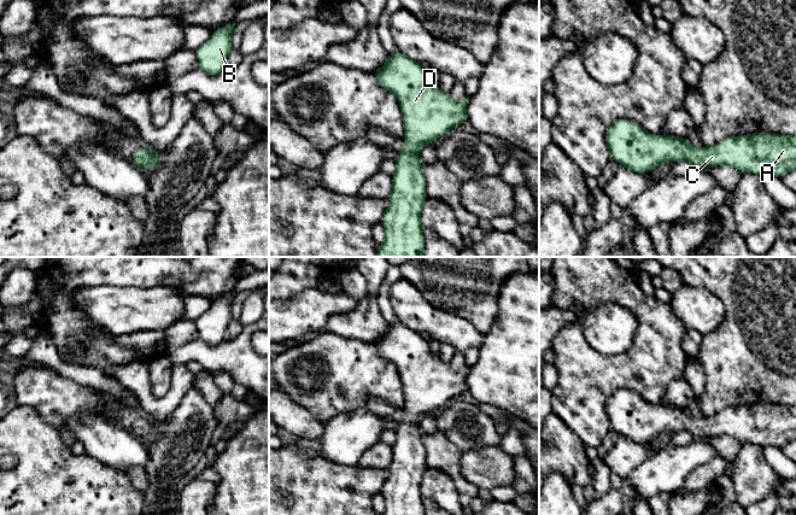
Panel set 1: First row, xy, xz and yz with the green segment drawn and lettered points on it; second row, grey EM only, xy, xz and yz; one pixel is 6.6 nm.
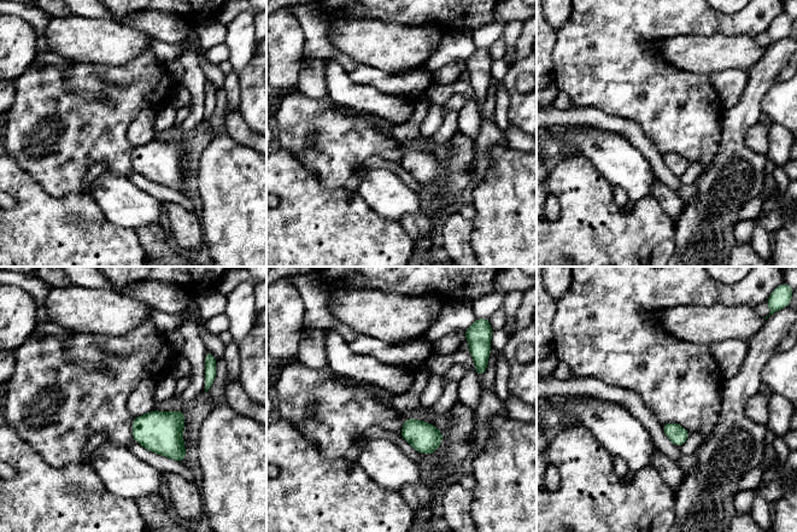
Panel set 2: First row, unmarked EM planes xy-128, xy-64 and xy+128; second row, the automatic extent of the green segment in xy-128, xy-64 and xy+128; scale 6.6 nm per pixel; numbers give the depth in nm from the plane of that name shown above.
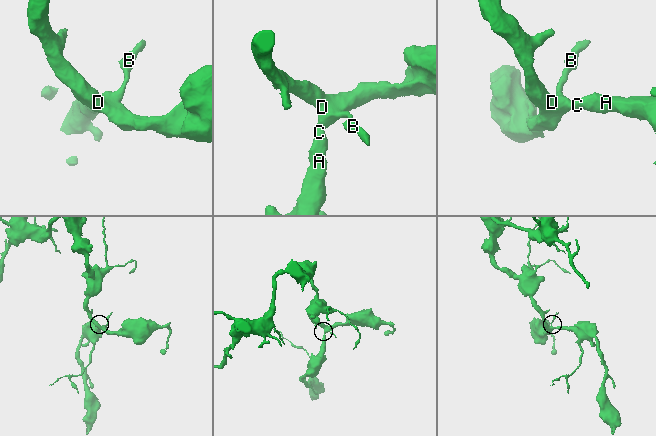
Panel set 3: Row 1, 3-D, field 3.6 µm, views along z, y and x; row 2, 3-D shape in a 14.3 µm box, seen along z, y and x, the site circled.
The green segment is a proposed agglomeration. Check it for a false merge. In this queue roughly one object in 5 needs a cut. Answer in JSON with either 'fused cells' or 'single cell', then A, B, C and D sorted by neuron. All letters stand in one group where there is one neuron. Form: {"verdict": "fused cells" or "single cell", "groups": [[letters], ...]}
{"verdict": "single cell", "groups": [["A", "B", "C", "D"]]}

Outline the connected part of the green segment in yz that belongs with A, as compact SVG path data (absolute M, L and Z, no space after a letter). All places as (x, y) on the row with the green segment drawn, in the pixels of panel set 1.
M620 118L607 130L605 141L610 159L637 174L648 174L667 159L689 160L703 169L730 165L760 176L783 177L796 169L796 135L755 133L696 150L686 137L652 135L640 124Z

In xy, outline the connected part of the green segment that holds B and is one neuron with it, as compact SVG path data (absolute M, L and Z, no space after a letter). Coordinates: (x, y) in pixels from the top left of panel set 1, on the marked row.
M235 24L216 29L211 37L195 51L199 69L216 76L224 71L224 63L232 52L232 31Z

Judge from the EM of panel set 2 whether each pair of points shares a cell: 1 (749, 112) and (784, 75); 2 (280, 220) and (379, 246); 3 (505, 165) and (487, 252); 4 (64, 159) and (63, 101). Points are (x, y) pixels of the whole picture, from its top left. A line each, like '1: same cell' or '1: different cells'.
1: different cells
2: same cell
3: same cell
4: same cell

